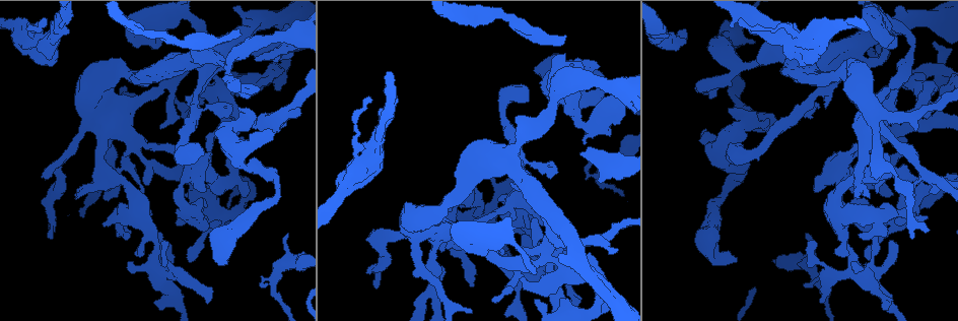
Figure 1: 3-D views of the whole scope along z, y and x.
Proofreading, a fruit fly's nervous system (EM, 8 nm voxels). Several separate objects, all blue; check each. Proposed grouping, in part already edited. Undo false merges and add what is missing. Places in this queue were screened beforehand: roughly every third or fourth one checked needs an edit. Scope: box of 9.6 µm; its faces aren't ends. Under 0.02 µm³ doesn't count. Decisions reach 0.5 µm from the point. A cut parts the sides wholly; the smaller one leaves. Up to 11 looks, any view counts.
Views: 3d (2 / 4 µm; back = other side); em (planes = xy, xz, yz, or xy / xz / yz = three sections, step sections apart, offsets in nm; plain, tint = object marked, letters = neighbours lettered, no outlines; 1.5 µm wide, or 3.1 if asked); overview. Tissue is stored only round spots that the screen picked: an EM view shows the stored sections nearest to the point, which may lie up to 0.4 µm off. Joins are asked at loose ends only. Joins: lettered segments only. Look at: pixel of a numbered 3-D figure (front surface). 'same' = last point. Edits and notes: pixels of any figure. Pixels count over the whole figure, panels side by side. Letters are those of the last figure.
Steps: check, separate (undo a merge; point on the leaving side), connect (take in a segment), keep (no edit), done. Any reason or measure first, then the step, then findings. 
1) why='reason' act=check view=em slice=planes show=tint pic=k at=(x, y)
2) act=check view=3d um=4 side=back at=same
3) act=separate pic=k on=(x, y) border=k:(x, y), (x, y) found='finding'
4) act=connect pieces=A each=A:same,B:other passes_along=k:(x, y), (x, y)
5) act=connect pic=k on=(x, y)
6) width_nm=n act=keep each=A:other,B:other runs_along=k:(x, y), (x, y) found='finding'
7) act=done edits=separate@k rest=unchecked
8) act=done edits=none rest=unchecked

why='an open end' act=check view=em slice=planes show=letters pic=1 at=(820, 302)

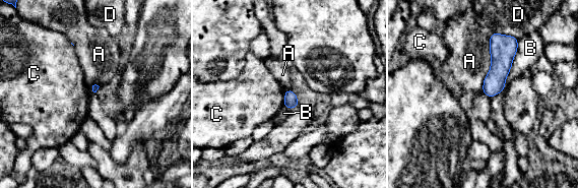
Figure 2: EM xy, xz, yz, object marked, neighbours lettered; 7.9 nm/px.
act=keep each=A:other,B:other,C:other,D:other border=2:(493, 33), (490, 70), (482, 90) found='none of them fits'

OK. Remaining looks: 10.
why='calibre changes' act=check view=em slice=planes show=tint pic=1 at=(263, 205)

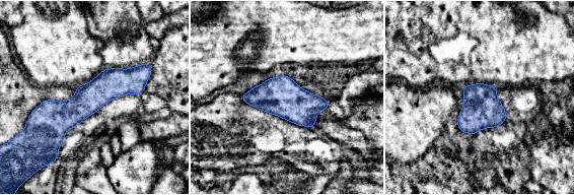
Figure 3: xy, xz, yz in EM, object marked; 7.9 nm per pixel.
act=check view=em slice=planes show=letters at=same

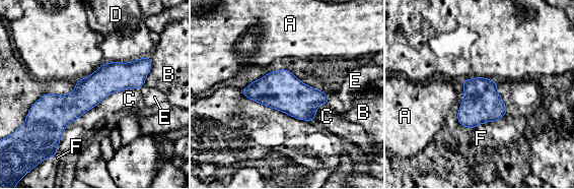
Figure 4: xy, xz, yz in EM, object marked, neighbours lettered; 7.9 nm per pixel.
longest_contact=D:360nm act=keep each=A:other,B:other,C:other,D:other,E:other,F:other found='continuous, no second cell'

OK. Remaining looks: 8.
act=check view=em slice=xz step=8 show=tint pic=1 at=(553, 98)

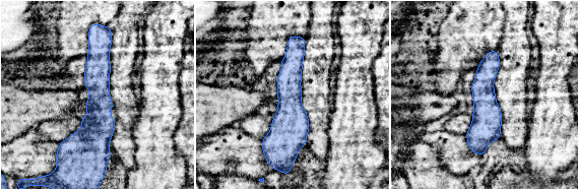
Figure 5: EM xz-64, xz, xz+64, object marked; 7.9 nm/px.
why='see the neighbours' act=check view=em slice=xz step=8 show=letters at=same

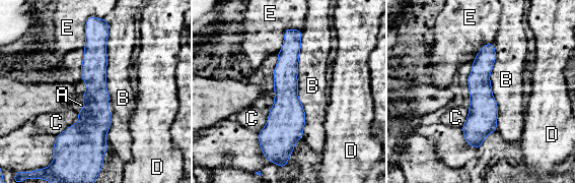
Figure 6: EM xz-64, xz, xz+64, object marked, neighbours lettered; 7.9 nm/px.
longest_contact=B:600nm act=keep each=A:other,B:other,C:other,D:other,E:other runs_along=6:(290, 31), (287, 64), (288, 151) found='continuous, no second cell'

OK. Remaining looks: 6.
why='branch stops here' act=check view=3d um=4 side=back pic=1 at=(239, 32)

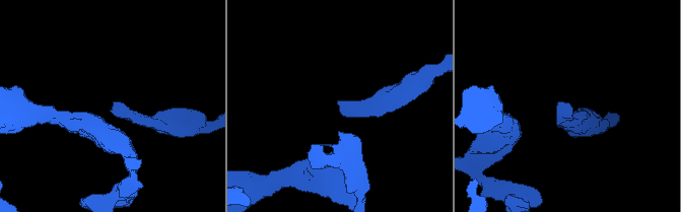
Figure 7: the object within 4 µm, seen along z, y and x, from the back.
why='shape alone is not enough' act=check view=em slice=planes show=letters pic=7 at=(338, 102)

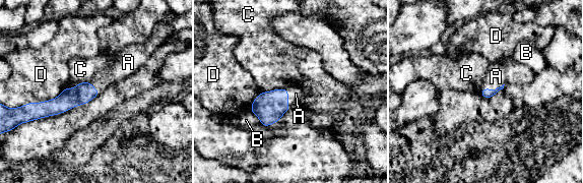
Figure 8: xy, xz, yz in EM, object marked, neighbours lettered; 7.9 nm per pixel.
act=connect pieces=A each=A:same,B:other,C:other,D:other found='the cell continues'

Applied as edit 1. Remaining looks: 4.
why='sudden change in width' act=check view=em um=3.1 slice=xz step=16 show=letters pic=1 at=(805, 38)

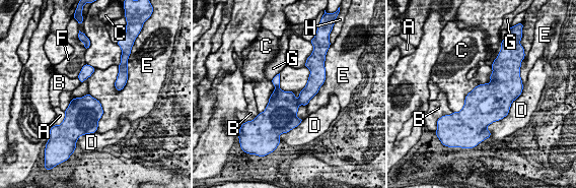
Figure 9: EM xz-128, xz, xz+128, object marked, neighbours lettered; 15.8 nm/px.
width_nm=460 act=keep each=A:other,B:other,C:other,D:other,E:other,F:other,G:other,H:other border=9:(279, 73), (279, 86), (296, 100) found='one cell here'

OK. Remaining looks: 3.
act=done edits=connect@8 rest=unchecked

